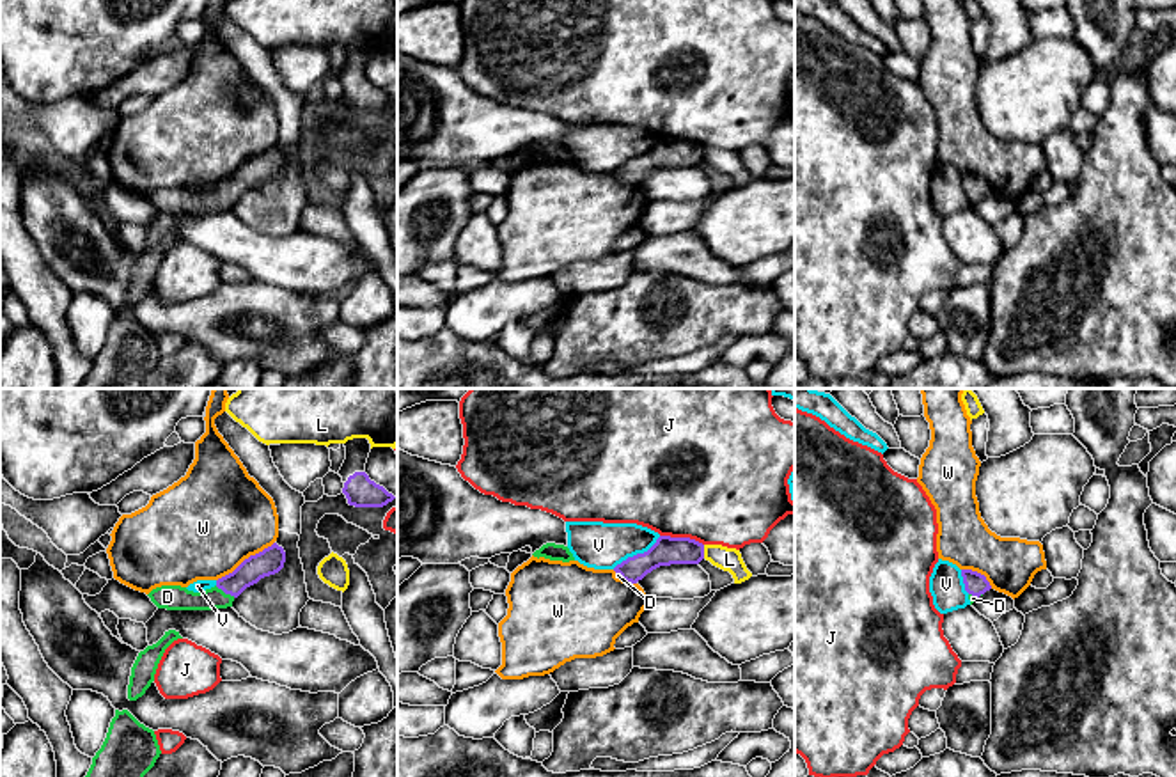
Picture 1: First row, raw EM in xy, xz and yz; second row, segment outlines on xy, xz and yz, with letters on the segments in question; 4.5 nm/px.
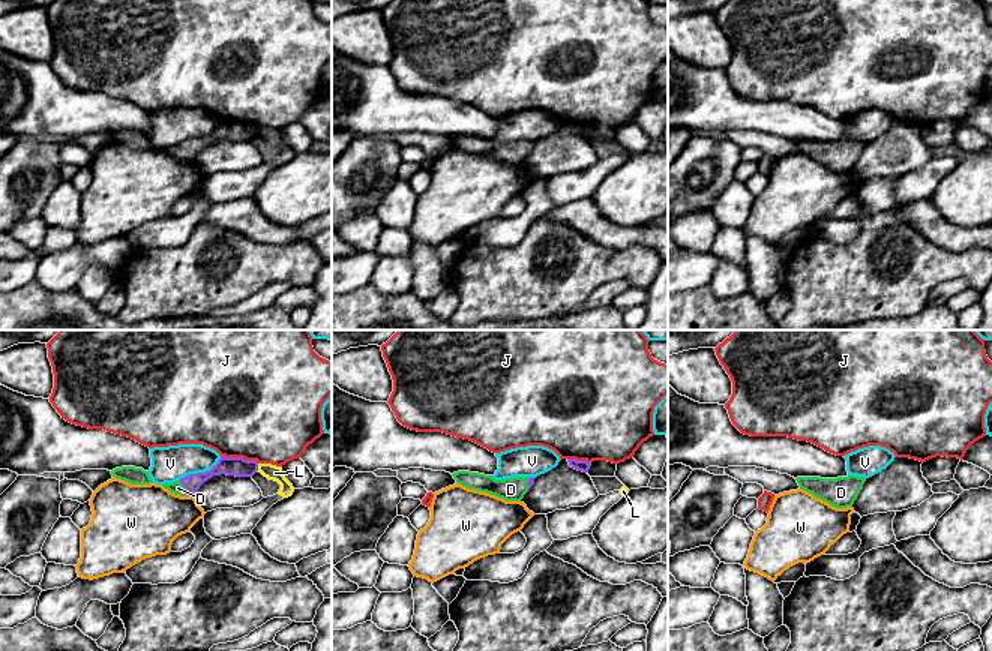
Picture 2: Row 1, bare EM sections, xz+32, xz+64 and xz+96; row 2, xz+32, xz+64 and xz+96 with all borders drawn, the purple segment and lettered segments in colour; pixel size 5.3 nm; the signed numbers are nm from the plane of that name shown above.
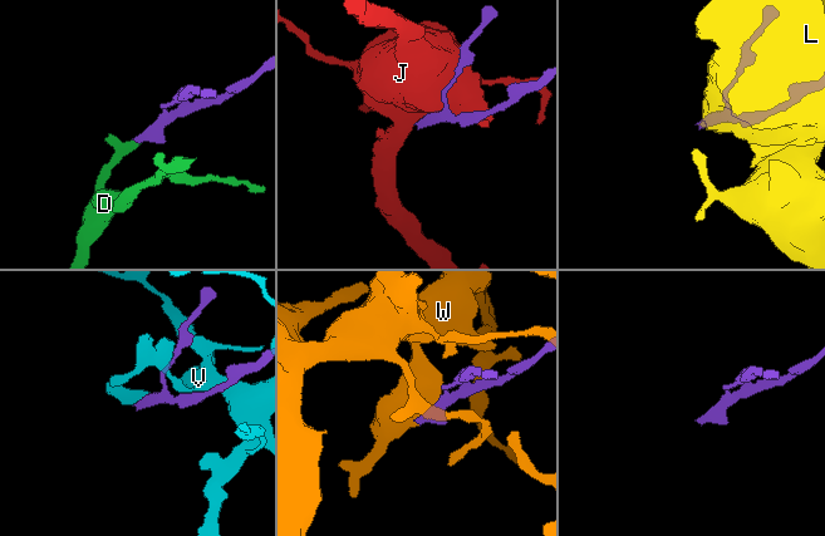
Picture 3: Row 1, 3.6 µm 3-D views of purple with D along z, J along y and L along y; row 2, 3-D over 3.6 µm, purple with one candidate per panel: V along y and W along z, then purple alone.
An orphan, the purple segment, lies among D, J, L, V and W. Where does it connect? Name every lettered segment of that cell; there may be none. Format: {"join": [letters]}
{"join": ["D"]}

